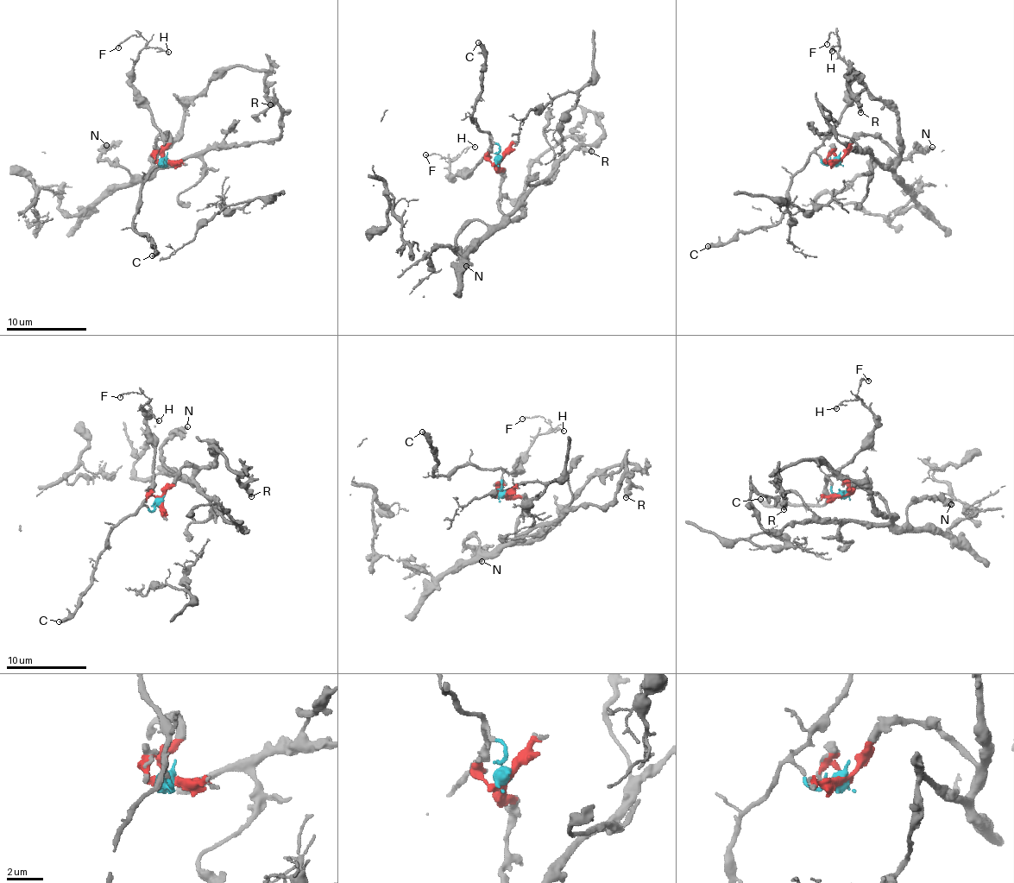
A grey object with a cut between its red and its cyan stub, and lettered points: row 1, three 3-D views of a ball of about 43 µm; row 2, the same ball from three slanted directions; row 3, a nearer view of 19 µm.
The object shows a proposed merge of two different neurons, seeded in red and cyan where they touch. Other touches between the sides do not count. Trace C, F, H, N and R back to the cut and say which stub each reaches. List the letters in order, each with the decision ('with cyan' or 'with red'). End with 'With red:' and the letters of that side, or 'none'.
C: with cyan
F: with cyan
H: with cyan
N: with red
R: with red
With red: N, R

